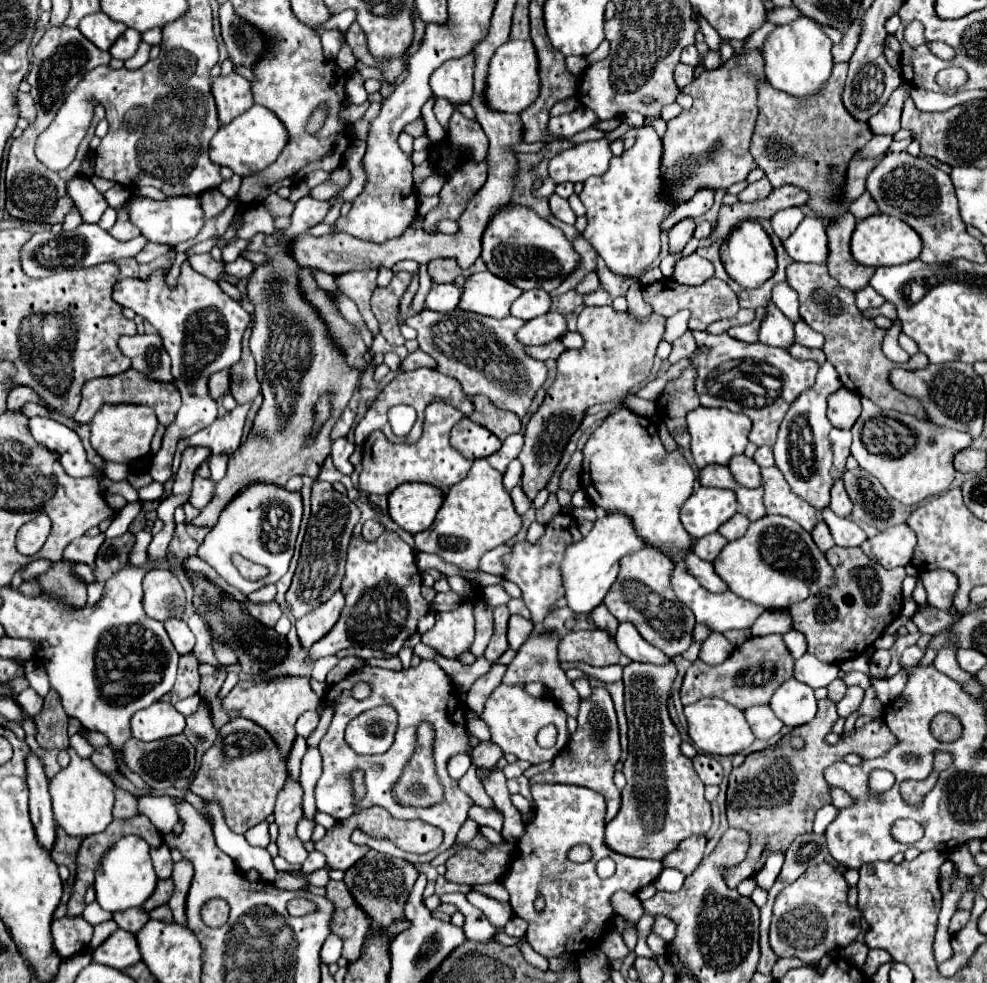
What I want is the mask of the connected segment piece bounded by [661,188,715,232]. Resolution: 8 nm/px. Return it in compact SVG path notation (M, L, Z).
M701 188L697 190L697 194L687 200L687 204L681 204L663 224L661 224L661 230L667 232L673 224L677 224L679 220L687 218L687 216L703 216L711 206L713 206L713 196L715 196L715 190L713 188Z

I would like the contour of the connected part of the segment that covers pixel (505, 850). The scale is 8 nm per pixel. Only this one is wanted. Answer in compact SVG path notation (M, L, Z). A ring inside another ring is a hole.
M505 842L503 846L491 844L483 852L475 848L463 848L447 860L445 878L449 882L459 882L469 886L497 882L499 876L507 872L513 852L515 852L515 844L511 842Z

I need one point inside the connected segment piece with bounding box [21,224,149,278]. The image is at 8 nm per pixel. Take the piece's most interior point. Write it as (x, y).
(87, 245)

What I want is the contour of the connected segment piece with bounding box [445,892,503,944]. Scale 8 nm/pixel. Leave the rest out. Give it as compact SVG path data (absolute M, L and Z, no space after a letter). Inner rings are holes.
M445 894L445 902L451 902L455 906L459 906L459 912L465 916L465 924L463 924L463 932L467 936L467 940L473 940L473 942L479 942L479 944L489 944L489 942L495 942L497 940L497 934L501 934L503 930L493 926L485 914L471 906L465 898L465 894Z

